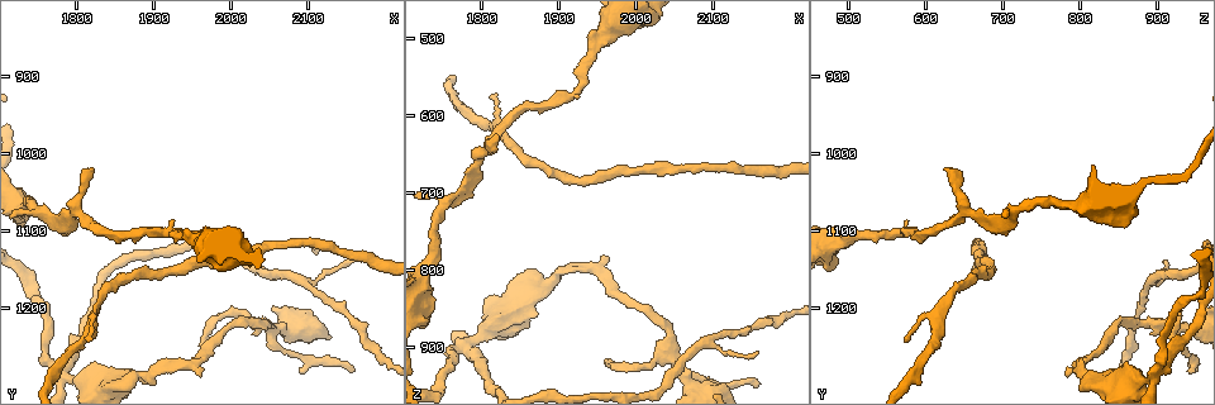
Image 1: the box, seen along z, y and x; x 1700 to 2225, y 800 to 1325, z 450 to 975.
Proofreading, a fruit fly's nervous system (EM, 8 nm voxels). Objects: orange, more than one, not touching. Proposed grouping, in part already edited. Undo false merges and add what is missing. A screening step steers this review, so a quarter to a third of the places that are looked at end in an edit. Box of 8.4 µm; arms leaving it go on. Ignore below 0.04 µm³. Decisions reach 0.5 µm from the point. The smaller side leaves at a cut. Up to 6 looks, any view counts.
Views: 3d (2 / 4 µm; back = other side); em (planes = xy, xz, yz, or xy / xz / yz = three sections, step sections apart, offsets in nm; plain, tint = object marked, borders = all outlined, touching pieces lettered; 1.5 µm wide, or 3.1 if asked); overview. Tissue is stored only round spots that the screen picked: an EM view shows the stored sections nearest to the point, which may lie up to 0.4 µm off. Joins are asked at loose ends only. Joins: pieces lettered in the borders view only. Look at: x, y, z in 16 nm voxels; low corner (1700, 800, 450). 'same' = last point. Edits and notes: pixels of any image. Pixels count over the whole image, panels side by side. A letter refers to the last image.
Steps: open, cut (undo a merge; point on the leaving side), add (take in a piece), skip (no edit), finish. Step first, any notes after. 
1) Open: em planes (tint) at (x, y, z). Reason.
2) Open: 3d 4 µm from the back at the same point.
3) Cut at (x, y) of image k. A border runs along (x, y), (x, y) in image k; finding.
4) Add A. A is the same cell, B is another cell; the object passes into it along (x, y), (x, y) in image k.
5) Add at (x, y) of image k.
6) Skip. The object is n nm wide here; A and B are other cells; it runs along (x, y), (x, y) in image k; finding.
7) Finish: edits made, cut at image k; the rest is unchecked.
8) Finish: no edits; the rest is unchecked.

Open: 3d 2 µm at (1780, 1285, 895). Sudden change in width.

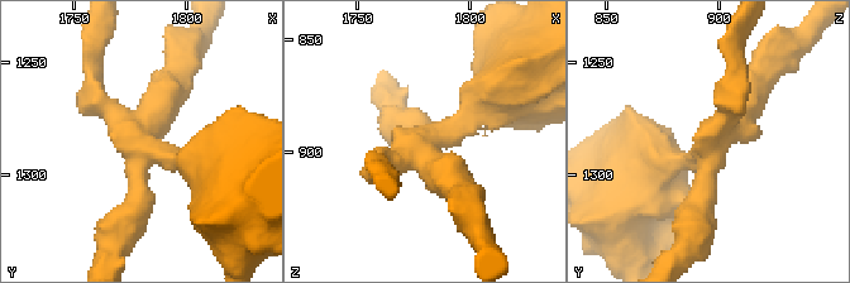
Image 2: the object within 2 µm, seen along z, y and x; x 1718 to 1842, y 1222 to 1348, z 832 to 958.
Open: em planes (borders) at (1780, 1285, 898).

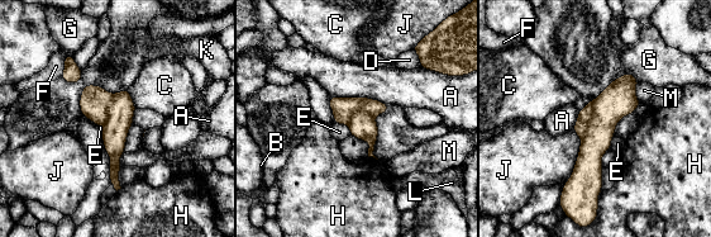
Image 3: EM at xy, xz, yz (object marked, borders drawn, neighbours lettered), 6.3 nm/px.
Cut at (619, 99) of image 3. A, B, C, D, E, F, G, H, J, K, L and M are other cells; the part that leaves runs along (628, 76), (592, 146), (593, 197) in image 3; a second neuron is stuck on.

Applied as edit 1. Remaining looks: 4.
Open: em planes (borders) at (1820, 1020, 625). Free end.

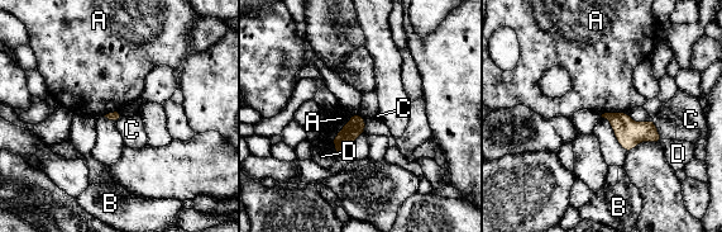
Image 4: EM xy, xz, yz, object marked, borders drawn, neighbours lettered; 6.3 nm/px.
Skip. A, B, C and D are other cells; a border runs along (123, 116), (115, 123) in image 4; no lettered piece goes on from it.

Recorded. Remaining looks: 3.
Finish: edits made, cut at image 3; the rest is unchecked.

